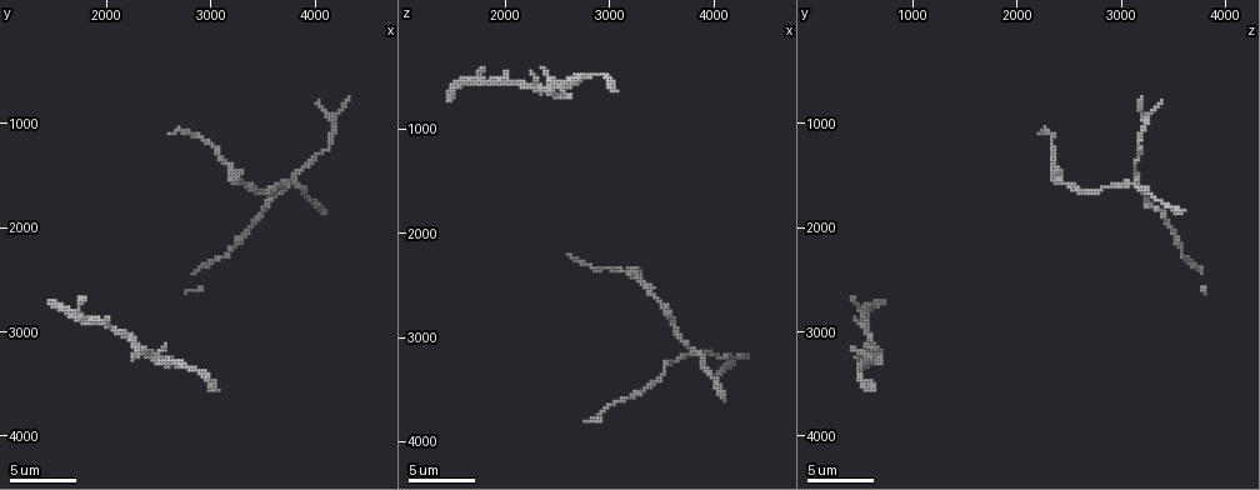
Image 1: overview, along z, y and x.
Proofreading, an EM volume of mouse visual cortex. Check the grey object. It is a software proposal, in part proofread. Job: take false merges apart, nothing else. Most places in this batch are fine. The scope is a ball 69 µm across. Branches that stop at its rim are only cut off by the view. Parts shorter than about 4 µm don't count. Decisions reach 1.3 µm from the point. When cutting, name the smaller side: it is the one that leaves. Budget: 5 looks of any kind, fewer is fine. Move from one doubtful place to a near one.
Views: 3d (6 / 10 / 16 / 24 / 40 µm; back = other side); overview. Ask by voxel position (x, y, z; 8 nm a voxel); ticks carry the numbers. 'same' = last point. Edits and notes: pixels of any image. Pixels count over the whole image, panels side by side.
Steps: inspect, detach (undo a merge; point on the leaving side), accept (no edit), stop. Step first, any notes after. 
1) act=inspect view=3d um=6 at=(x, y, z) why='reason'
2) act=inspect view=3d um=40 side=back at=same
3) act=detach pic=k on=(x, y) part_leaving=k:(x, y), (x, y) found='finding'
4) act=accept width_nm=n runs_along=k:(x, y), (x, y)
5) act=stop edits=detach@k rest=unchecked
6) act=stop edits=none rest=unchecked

act=inspect view=3d um=10 at=(3240, 1540, 2360)

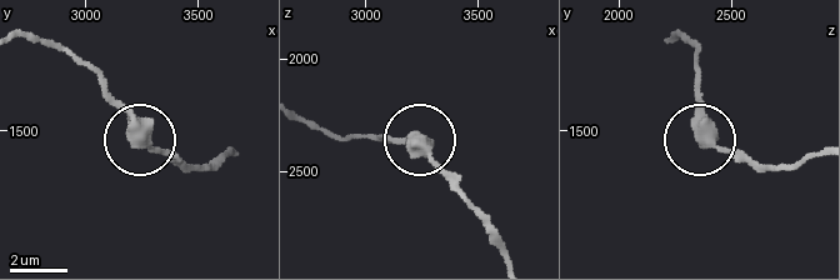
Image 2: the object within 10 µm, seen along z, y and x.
act=accept found='one neuron here'

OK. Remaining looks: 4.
act=inspect view=3d um=10 at=(3800, 1580, 3160) why='small branch off a trunk'

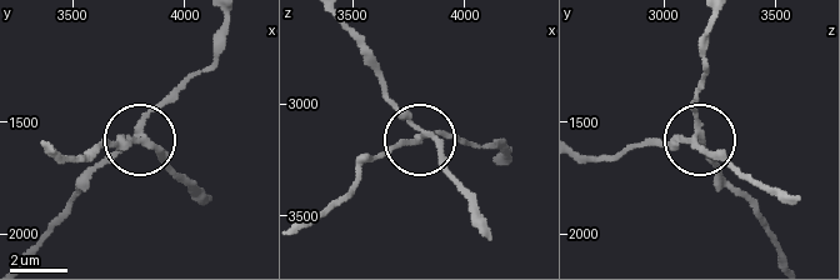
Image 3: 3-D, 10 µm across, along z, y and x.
act=inspect view=3d um=6 at=(3780, 1580, 3140)

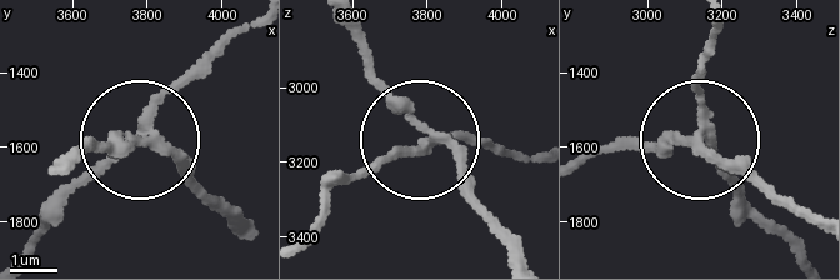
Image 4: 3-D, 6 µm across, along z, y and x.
act=detach pic=4 on=(193, 173) width_nm=190 part_leaving=4:(150, 140), (94, 140), (78, 156) found='two neurons meet here'

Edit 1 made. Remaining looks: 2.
act=inspect view=overview

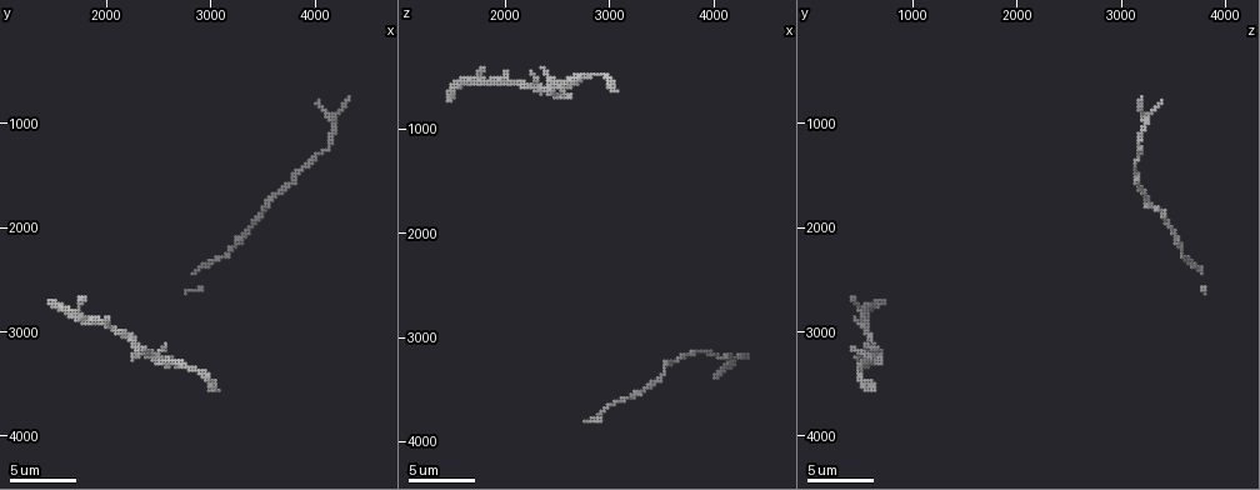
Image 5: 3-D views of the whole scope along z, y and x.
act=inspect view=3d um=10 at=(2440, 3220, 640)

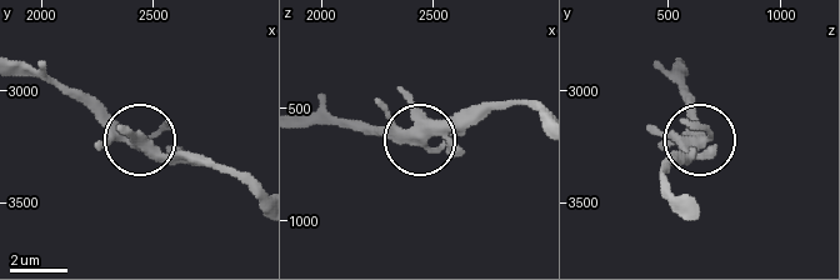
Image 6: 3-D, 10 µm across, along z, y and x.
act=accept width_nm=350 found='one neuron here'

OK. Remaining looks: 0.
act=stop edits=detach@4 rest=unchecked

